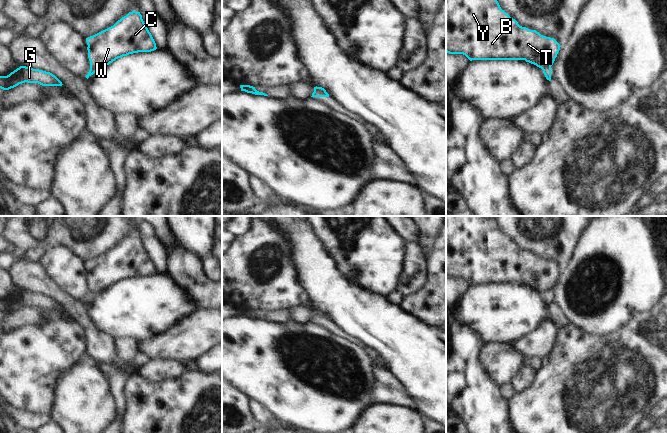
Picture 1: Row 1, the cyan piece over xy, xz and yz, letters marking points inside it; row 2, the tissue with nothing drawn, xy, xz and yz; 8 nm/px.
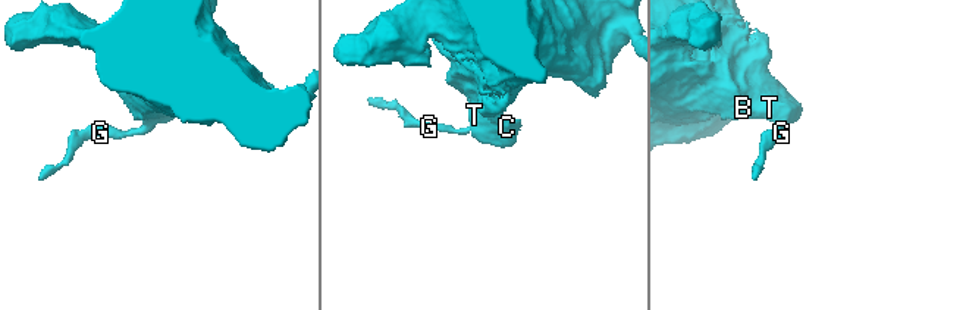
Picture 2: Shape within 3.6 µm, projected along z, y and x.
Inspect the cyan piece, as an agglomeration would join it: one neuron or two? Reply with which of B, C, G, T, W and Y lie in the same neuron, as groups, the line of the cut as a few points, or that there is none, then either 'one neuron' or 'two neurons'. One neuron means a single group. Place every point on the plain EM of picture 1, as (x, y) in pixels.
groups B C T W Y / G; cut yz (550, 289), (542, 293); two neurons

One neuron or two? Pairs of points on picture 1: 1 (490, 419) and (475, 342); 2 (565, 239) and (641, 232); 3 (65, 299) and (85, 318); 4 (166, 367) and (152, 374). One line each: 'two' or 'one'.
1: one
2: two
3: one
4: one

